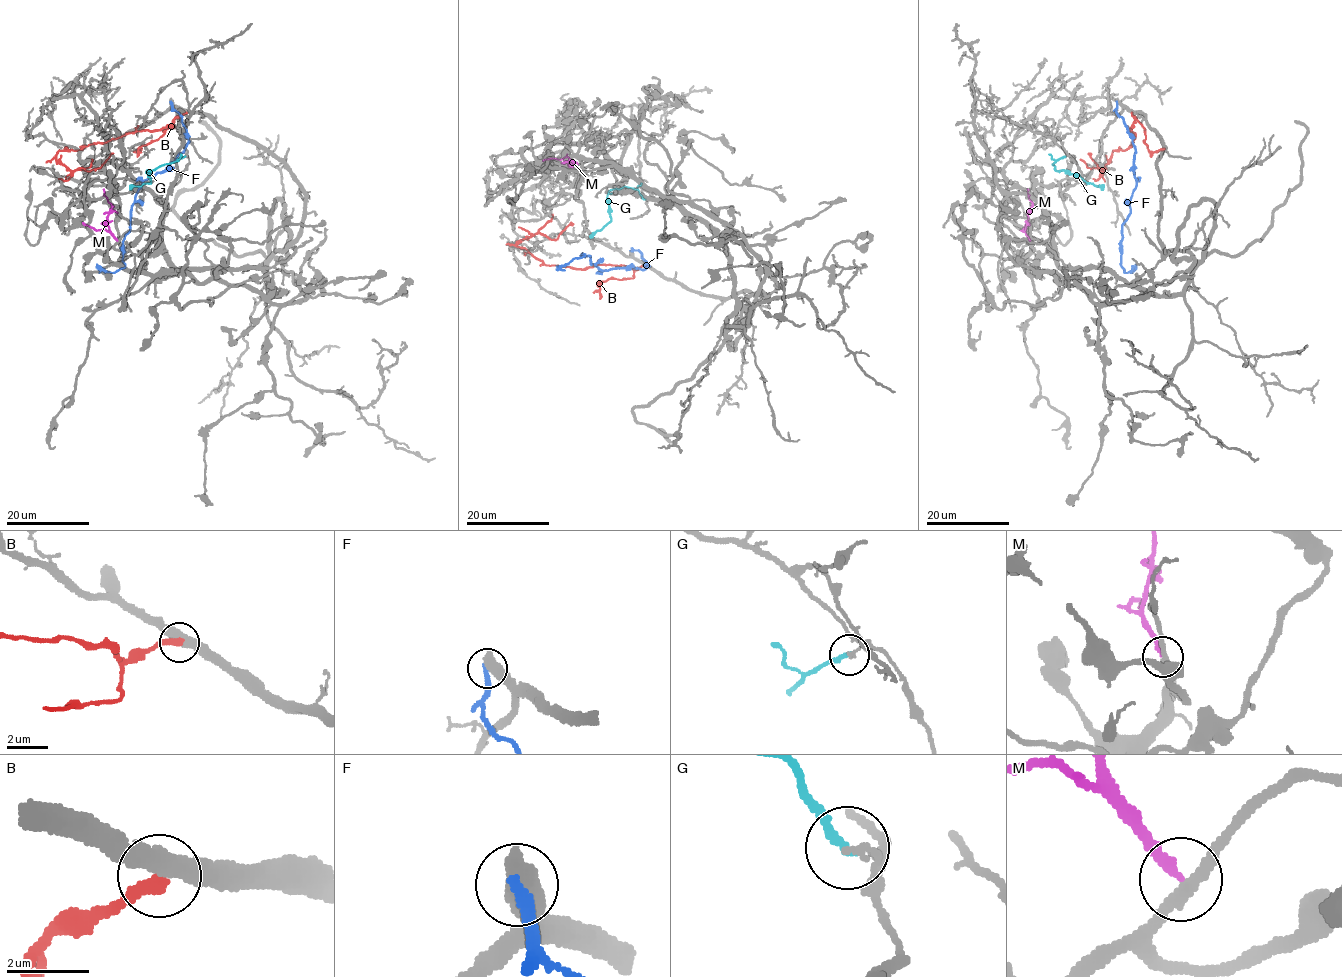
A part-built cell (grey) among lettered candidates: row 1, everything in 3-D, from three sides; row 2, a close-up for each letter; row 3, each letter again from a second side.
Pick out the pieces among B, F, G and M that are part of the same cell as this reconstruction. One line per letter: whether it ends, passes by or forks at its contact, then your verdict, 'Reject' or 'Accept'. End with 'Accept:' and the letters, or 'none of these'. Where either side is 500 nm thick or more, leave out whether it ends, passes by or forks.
B: It ends there. Reject
F: Reject
G: It ends there. Reject
M: It ends there. Reject
Accept: none of these

